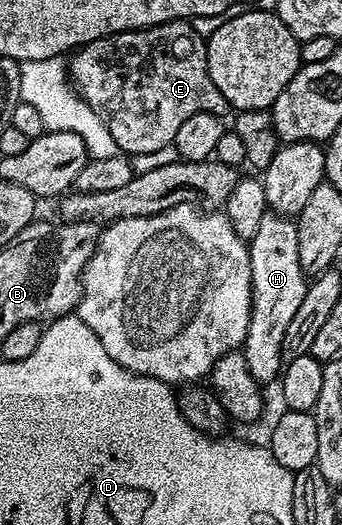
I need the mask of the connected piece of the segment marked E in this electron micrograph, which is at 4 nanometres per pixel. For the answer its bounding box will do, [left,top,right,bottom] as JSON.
[67,20,231,156]

